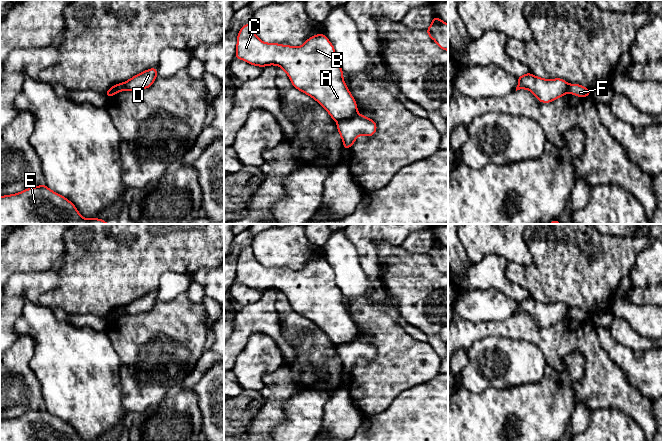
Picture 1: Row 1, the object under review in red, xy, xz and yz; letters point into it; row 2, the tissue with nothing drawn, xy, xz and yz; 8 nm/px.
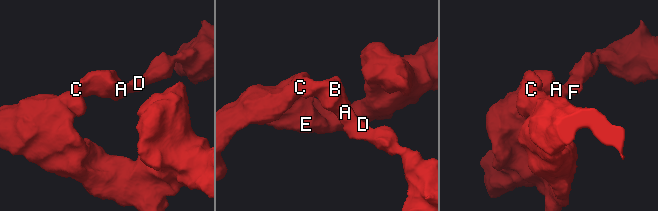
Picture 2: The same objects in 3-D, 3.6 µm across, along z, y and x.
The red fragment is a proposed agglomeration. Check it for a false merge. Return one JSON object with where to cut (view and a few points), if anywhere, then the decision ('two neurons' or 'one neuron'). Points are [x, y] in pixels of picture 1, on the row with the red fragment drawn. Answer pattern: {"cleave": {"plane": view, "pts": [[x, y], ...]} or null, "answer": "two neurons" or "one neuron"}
{"cleave": {"plane": "xz", "pts": [[357, 114], [349, 118], [340, 119], [337, 122]]}, "answer": "two neurons"}

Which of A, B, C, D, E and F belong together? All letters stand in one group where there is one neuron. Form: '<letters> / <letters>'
A B C E / D F

